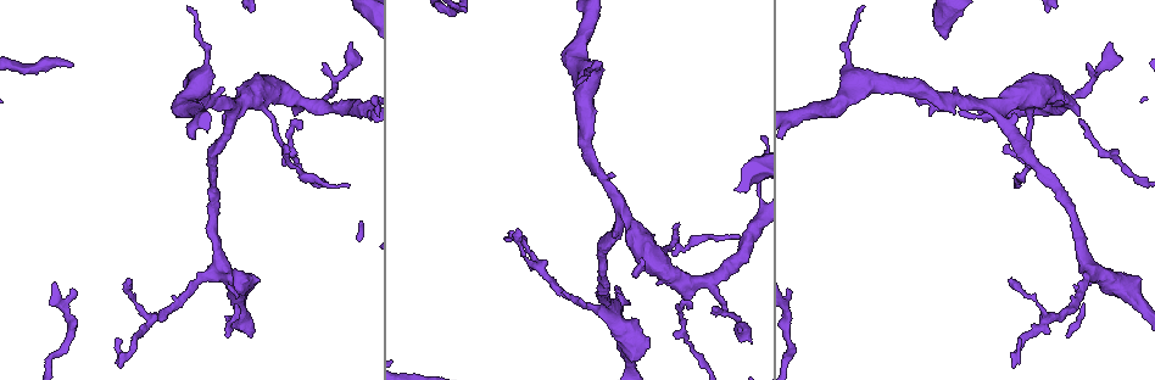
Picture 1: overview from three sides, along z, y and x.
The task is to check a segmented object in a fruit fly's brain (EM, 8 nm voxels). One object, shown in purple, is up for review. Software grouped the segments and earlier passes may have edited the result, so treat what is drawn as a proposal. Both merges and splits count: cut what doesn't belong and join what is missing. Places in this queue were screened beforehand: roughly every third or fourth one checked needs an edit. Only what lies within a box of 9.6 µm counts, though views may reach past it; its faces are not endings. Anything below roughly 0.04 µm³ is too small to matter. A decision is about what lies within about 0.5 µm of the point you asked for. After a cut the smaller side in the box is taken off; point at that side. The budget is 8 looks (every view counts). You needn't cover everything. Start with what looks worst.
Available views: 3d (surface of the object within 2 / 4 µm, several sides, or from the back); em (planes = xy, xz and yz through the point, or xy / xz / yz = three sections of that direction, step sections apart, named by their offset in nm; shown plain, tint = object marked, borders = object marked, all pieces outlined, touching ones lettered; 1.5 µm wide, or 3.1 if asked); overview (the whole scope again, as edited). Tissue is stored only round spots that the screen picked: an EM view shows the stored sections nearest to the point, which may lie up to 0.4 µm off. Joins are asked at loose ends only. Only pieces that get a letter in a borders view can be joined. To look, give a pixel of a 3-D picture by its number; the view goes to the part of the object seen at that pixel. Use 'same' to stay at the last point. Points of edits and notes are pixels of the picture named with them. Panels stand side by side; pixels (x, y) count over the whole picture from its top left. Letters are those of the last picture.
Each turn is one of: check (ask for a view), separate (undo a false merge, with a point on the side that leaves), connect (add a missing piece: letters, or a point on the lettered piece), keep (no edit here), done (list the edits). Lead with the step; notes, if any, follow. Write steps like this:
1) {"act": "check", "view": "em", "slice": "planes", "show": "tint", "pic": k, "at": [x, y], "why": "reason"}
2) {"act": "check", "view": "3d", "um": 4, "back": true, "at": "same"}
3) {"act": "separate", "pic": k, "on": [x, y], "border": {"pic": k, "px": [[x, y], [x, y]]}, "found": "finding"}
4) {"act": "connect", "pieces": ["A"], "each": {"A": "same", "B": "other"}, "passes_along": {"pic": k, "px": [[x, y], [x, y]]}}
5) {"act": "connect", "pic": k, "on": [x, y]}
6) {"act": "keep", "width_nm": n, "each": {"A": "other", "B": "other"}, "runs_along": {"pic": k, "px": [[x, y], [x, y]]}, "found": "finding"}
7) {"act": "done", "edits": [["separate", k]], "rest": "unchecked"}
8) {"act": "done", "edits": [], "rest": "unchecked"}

{"act": "check", "view": "3d", "um": 4, "pic": 1, "at": [351, 45], "why": "tapers out"}

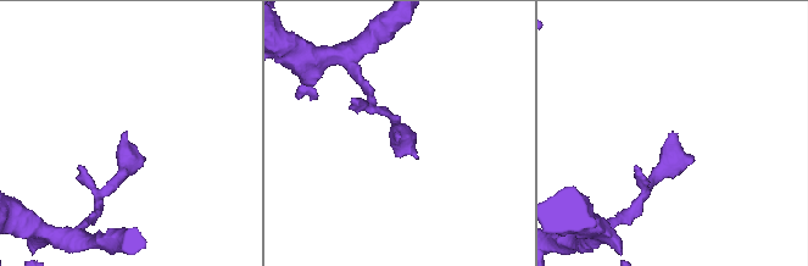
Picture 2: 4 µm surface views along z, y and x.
{"act": "check", "view": "em", "slice": "planes", "show": "borders", "pic": 2, "at": [669, 133]}

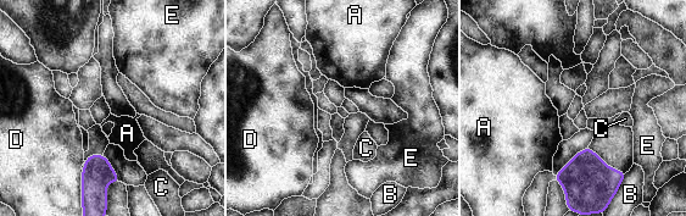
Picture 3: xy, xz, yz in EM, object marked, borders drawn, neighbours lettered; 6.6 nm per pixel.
{"act": "keep", "each": {"A": "other", "B": "other", "C": "other", "D": "other", "E": "other"}, "border": {"pic": 3, "px": [[83, 170], [82, 206]]}, "found": "no lettered piece goes on from it"}

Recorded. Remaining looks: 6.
{"act": "check", "view": "em", "slice": "xz", "step": 4, "show": "tint", "pic": 1, "at": [228, 336], "why": "thin end"}

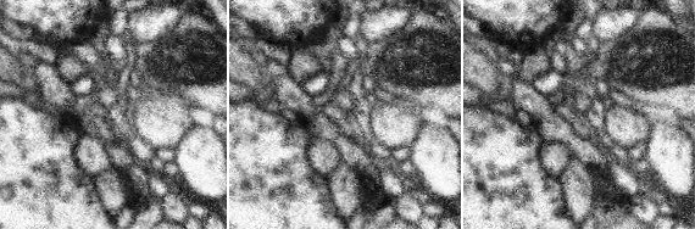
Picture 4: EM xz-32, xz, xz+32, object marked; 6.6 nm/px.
{"act": "check", "view": "em", "slice": "planes", "show": "borders", "at": "same", "why": "another direction"}

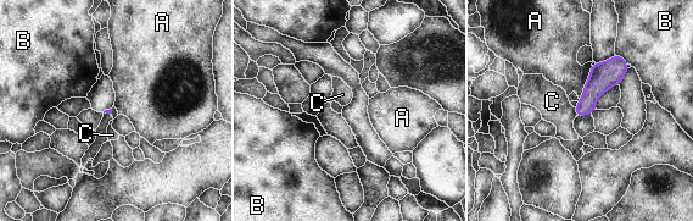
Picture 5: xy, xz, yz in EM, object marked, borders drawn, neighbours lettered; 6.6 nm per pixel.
{"act": "keep", "each": {"A": "other", "B": "other", "C": "other"}, "border": {"pic": 5, "px": [[592, 66], [580, 99]]}, "found": "no lettered piece goes on from it"}

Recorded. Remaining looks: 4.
{"act": "check", "view": "3d", "um": 4, "pic": 1, "at": [855, 86], "why": "a fork"}

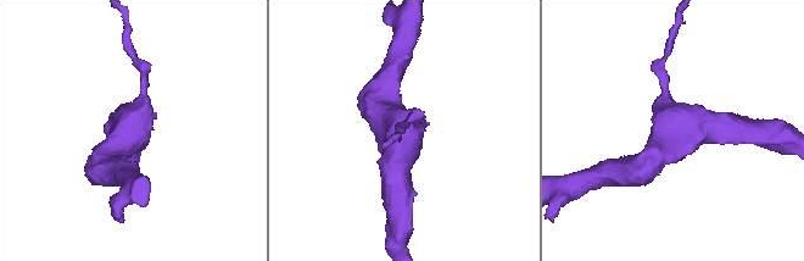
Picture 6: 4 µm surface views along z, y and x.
{"act": "check", "view": "em", "slice": "planes", "show": "tint", "pic": 6, "at": [678, 130]}

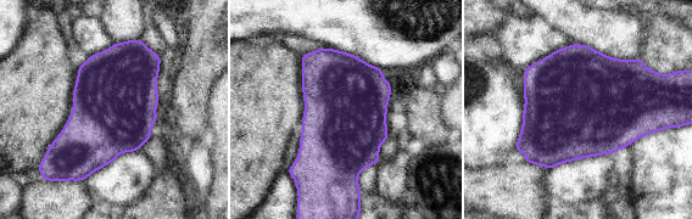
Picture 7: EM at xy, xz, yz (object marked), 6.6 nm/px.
{"act": "check", "view": "em", "slice": "planes", "show": "borders", "at": "same", "why": "see the neighbours"}

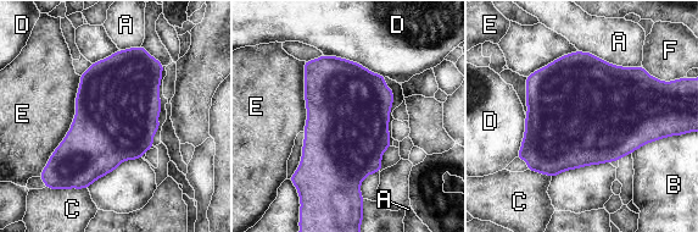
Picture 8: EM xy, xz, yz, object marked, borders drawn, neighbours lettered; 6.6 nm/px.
{"act": "keep", "each": {"A": "other", "B": "other", "C": "other", "D": "other", "E": "other", "F": "other"}, "border": {"pic": 8, "px": [[81, 76], [76, 116], [45, 165]]}, "found": "continuous, no second neuron"}

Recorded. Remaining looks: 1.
{"act": "done", "edits": [], "rest": "unchecked"}

